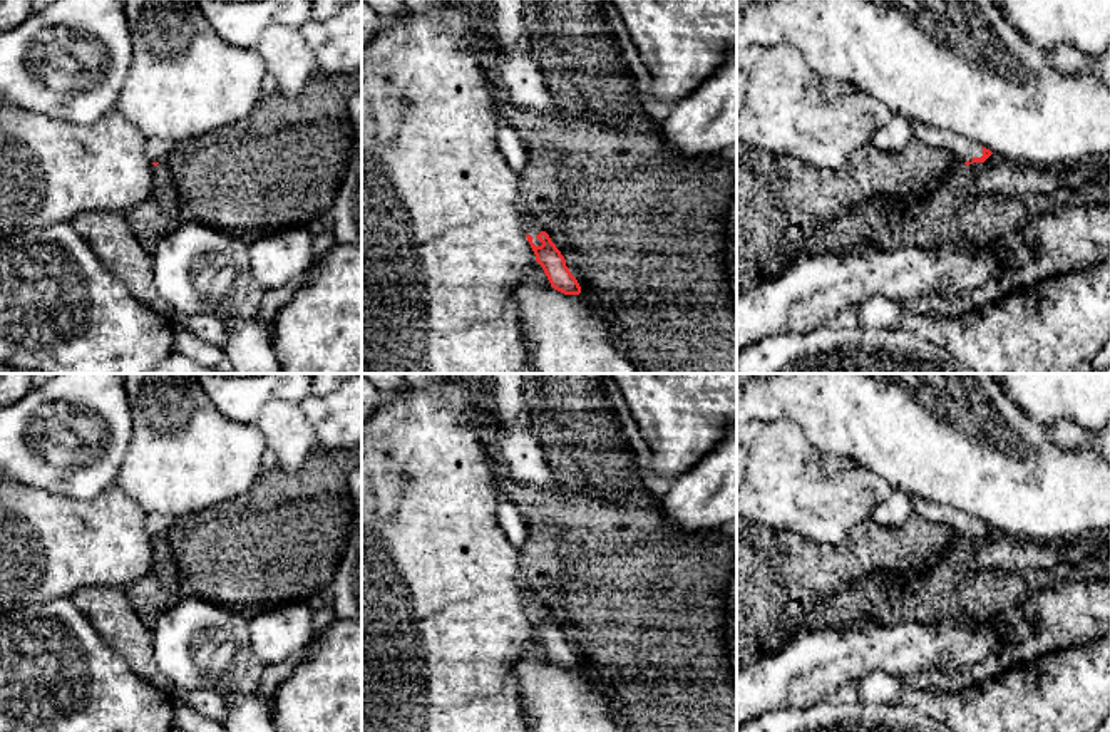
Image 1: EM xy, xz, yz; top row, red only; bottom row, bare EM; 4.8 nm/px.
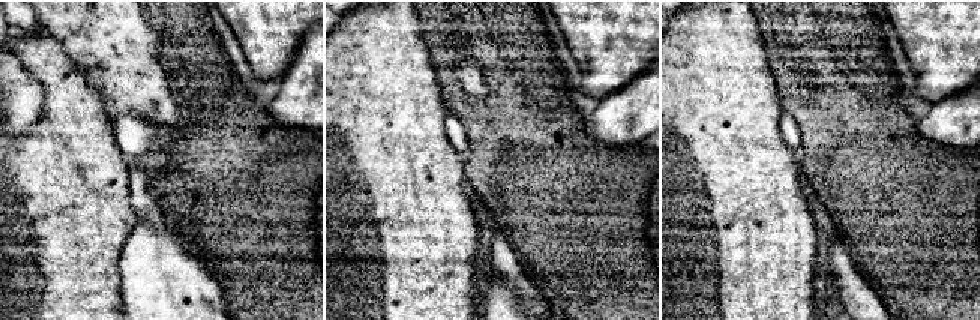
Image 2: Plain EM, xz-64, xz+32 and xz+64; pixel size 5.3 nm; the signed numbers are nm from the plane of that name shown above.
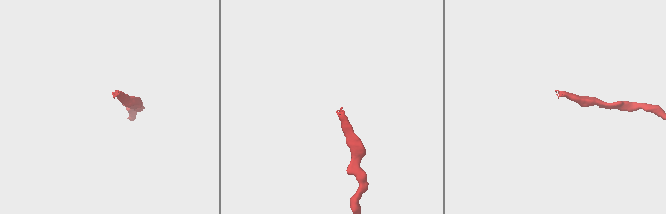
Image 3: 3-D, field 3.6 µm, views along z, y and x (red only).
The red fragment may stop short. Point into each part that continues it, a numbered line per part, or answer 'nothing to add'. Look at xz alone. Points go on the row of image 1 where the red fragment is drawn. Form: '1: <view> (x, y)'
1: xz (531, 226)

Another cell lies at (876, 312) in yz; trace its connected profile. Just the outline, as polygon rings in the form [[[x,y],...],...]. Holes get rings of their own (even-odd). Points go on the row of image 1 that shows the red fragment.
[[[877,295],[862,300],[861,303],[854,305],[849,312],[857,317],[859,327],[867,330],[891,328],[906,315],[899,303]]]

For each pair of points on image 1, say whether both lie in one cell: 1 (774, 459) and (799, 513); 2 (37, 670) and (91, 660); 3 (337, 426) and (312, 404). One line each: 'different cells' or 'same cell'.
1: same cell
2: same cell
3: same cell

